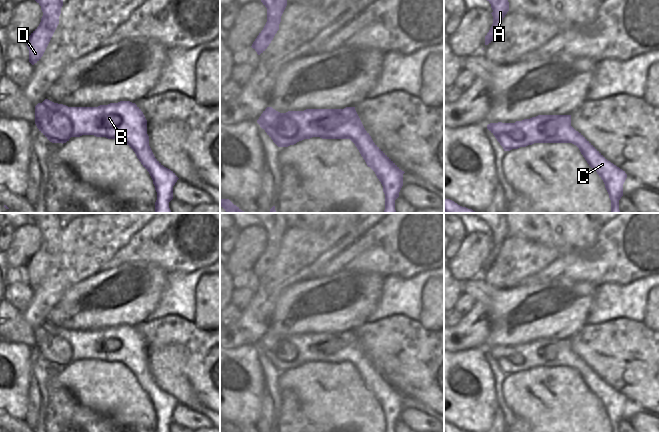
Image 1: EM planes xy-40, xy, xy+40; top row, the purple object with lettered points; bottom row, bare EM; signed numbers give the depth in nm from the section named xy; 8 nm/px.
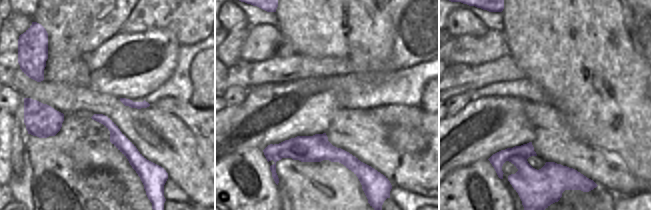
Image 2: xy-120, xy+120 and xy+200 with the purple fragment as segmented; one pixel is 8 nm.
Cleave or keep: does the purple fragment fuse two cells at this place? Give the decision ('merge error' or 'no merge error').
merge error

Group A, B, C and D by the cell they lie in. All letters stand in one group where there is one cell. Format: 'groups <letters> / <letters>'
groups A D / B C

